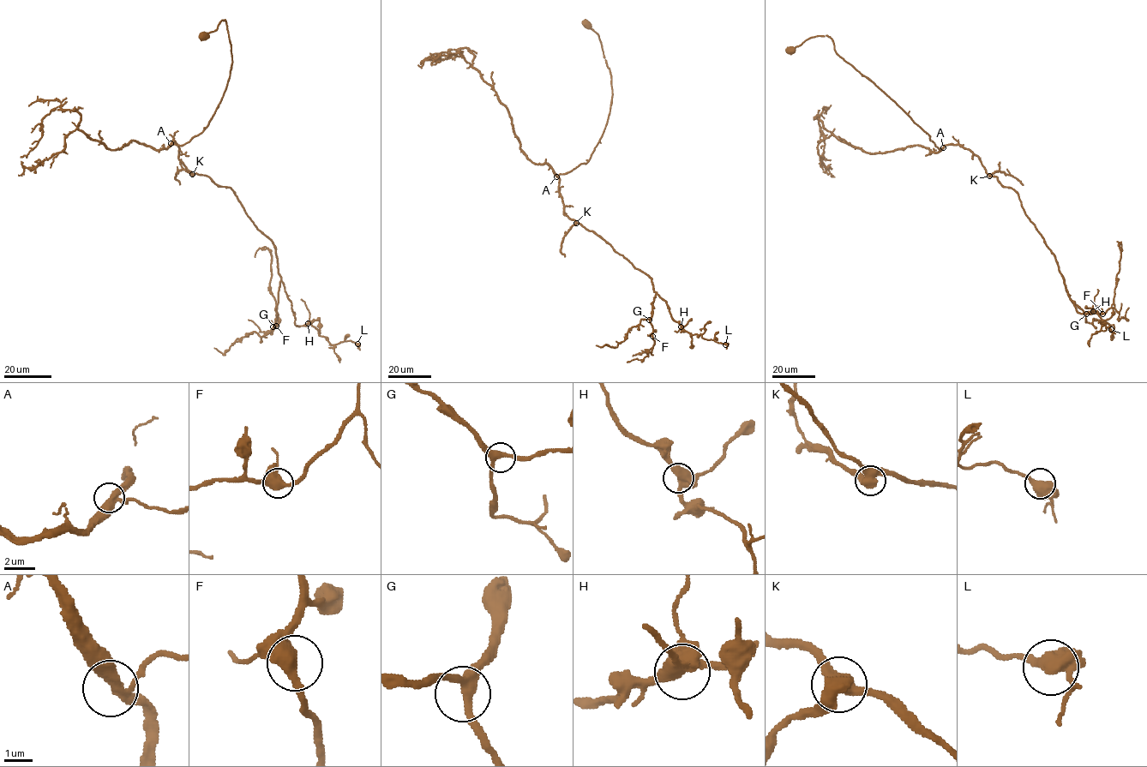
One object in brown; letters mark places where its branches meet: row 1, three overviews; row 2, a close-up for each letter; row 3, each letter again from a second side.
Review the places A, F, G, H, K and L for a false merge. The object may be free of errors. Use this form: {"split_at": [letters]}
{"split_at": ["K"]}

